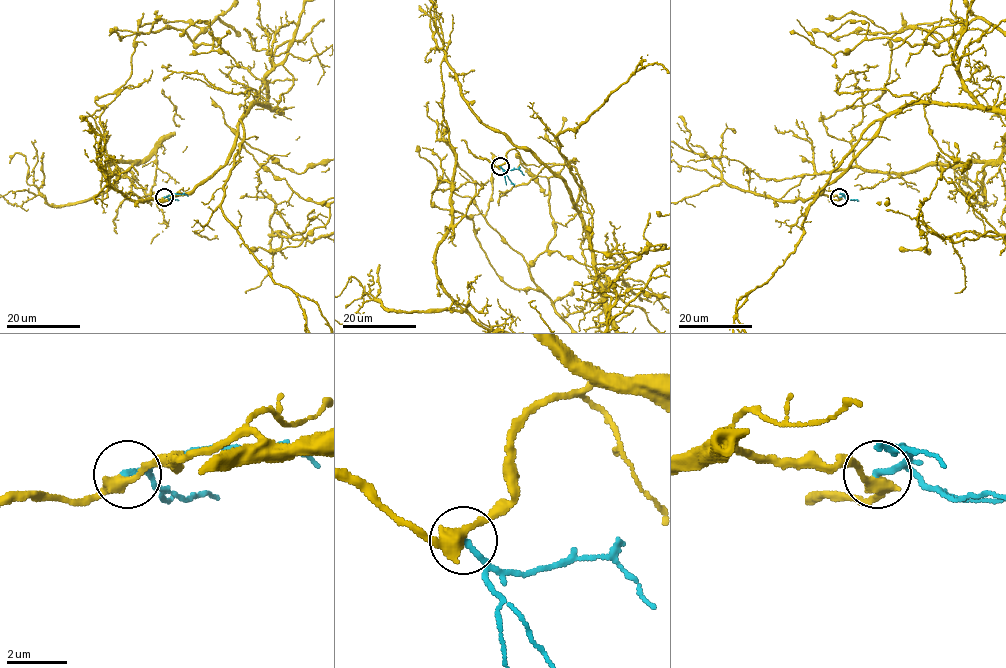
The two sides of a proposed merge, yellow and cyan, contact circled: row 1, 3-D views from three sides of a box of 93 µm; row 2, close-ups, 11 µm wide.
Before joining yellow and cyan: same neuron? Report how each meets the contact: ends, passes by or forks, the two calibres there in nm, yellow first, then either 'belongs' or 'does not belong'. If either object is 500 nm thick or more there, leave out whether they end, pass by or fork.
yellow passes by | cyan ends | 400/200 nm | does not belong

